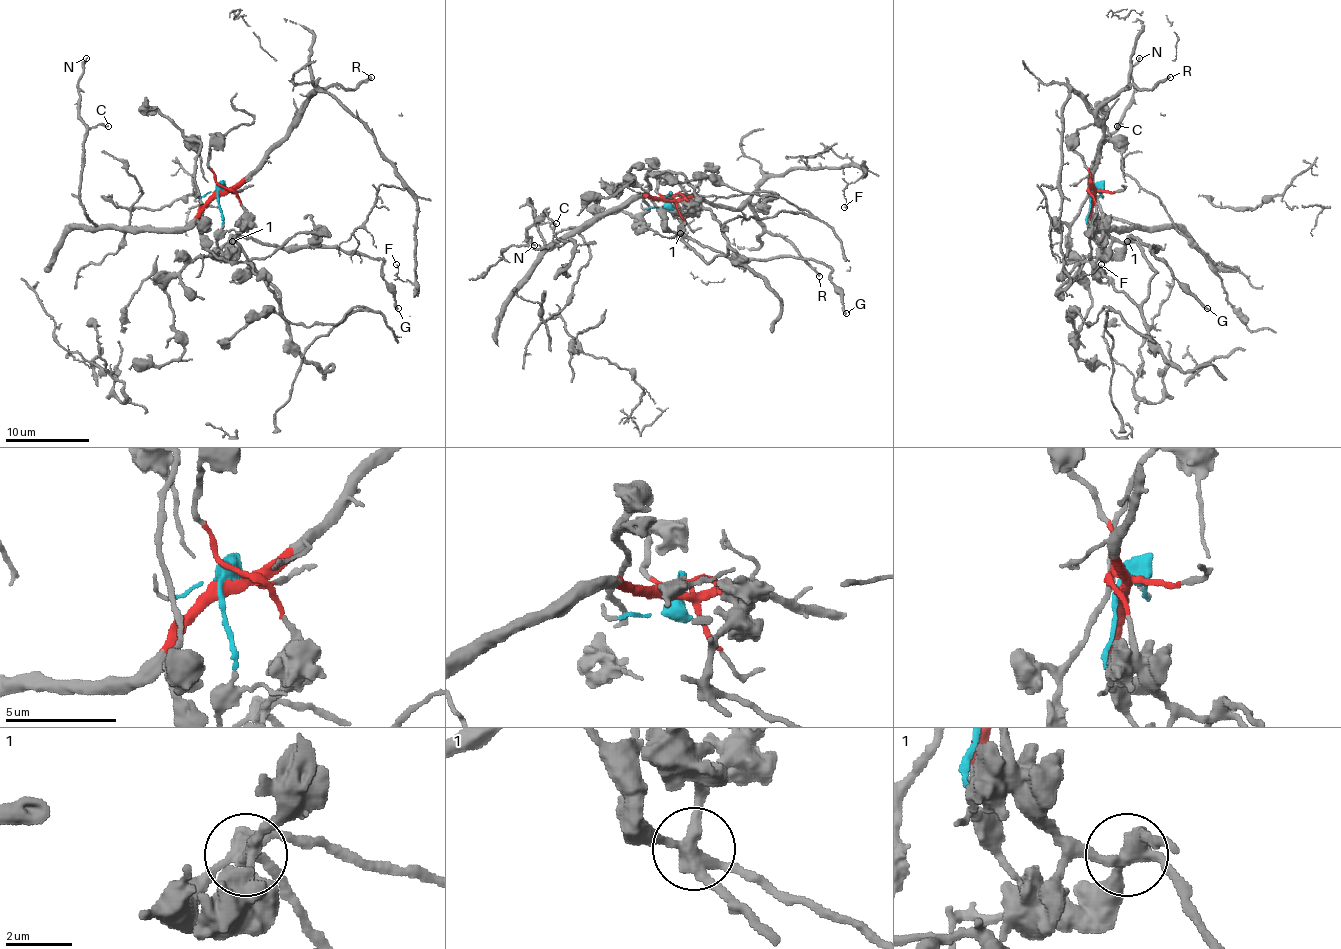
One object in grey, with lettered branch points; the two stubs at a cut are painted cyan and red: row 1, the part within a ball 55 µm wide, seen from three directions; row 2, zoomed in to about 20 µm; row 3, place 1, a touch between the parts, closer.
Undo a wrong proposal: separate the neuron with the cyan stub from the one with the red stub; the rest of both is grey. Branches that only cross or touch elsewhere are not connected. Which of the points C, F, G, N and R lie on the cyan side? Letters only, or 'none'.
G

